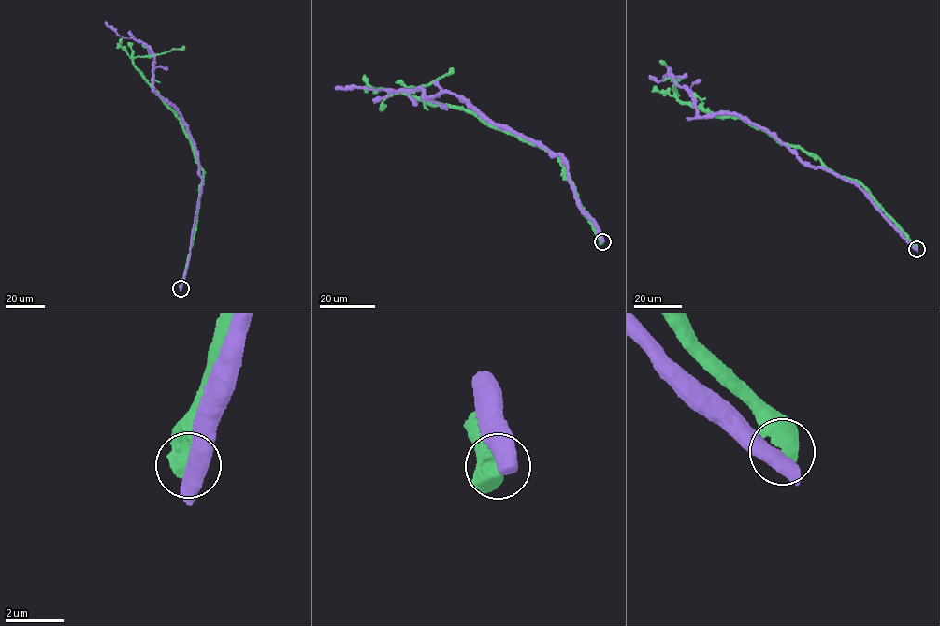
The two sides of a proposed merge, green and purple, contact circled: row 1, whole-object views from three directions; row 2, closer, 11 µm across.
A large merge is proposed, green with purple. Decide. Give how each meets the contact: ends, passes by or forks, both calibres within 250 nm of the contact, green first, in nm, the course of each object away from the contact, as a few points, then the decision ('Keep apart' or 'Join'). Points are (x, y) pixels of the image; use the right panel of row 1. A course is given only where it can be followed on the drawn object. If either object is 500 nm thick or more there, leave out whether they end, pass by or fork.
Thickness 600 nm (green) against 700 nm. Course of green: (917, 249), (858, 182), (836, 175), (817, 156), (739, 118), (712, 114), (678, 99), (673, 76), (660, 62). Course of purple: (917, 248), (854, 183), (808, 166), (735, 114), (698, 117), (695, 99), (672, 76), (649, 76). Keep apart

